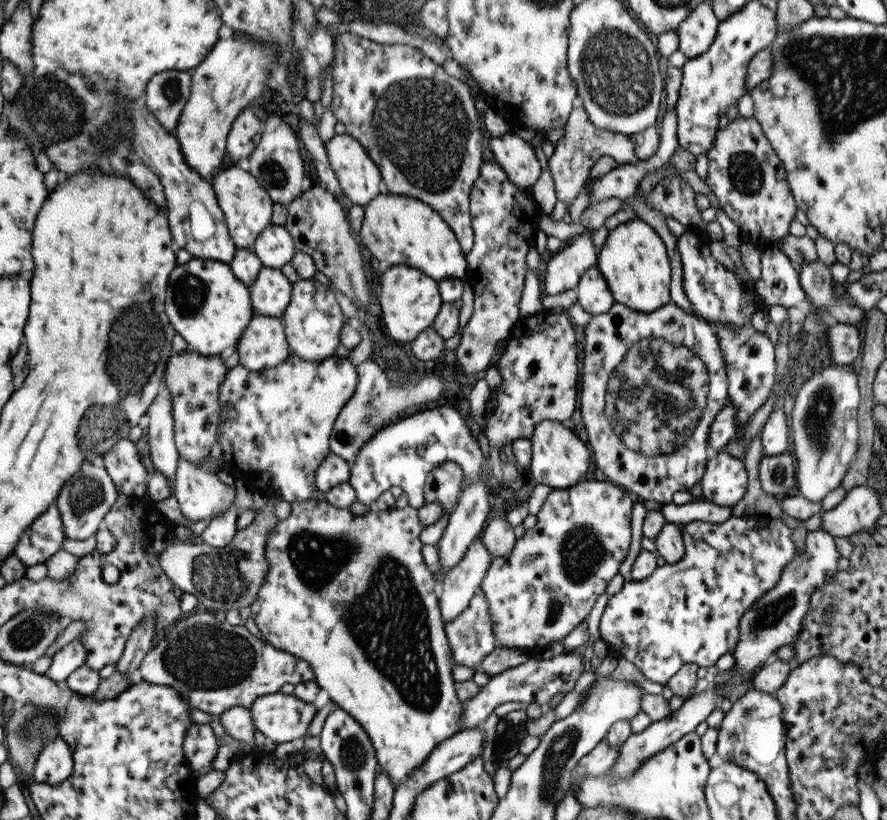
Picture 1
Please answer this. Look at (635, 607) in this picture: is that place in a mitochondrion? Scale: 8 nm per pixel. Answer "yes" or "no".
no

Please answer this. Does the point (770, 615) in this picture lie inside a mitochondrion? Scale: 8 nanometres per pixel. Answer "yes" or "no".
yes

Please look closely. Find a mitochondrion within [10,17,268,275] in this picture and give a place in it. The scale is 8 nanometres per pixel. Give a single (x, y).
(48, 105)

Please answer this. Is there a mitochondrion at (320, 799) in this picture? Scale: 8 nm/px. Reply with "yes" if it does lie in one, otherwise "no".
no

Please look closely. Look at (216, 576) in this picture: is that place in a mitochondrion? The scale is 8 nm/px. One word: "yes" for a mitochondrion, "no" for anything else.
yes

